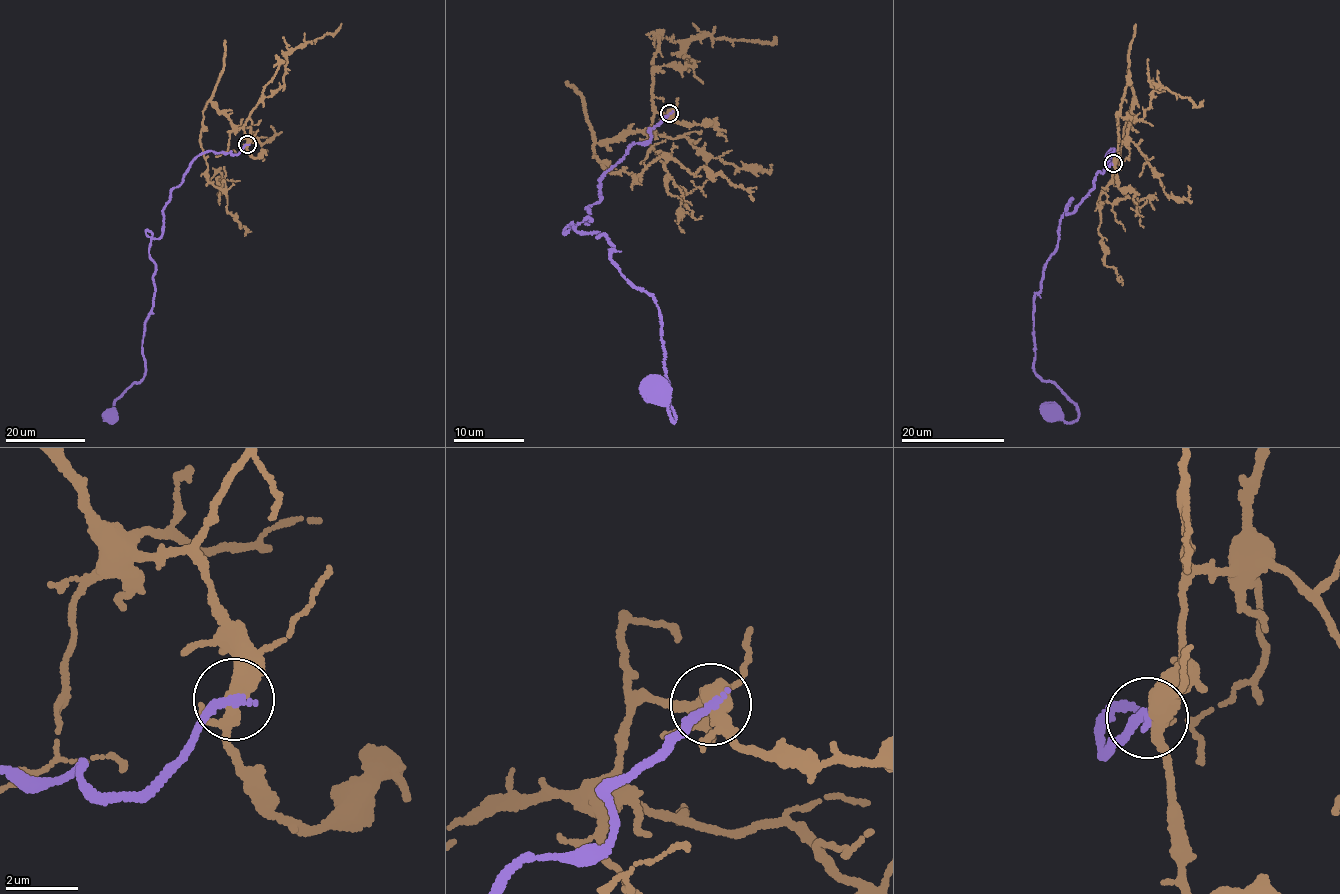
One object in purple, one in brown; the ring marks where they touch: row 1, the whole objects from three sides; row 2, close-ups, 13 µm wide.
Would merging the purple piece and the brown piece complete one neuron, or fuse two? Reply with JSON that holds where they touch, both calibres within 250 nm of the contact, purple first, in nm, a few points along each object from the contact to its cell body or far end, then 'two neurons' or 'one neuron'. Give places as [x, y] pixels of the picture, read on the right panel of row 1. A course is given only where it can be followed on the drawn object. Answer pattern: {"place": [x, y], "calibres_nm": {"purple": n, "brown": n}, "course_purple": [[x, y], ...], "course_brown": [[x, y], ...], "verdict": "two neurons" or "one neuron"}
{"place": [1113, 163], "calibres_nm": {"purple": 200, "brown": 320}, "course_purple": [[1112, 162], [1106, 167], [1111, 148], [1093, 190], [1065, 210], [1033, 299], [1034, 370], [1079, 417], [1054, 413]], "course_brown": [[1114, 162], [1127, 134], [1133, 94], [1113, 179], [1098, 202], [1105, 264], [1115, 269], [1122, 285]], "verdict": "two neurons"}

